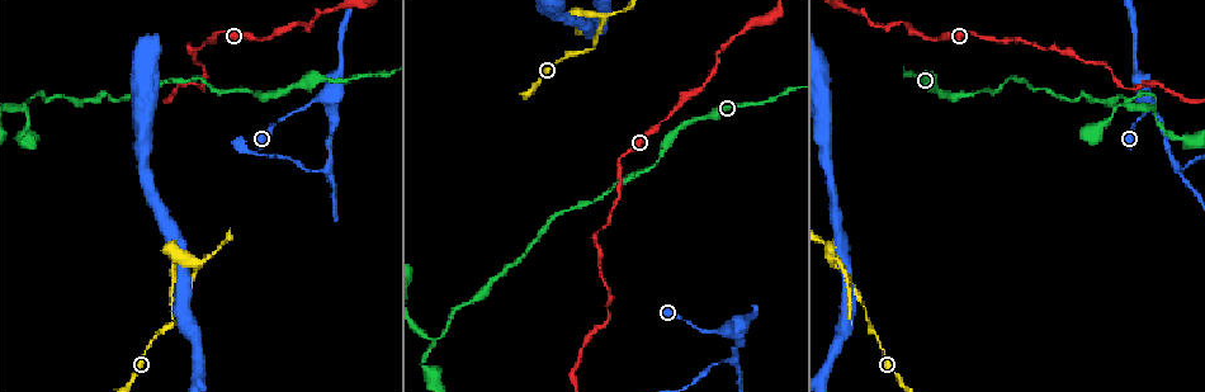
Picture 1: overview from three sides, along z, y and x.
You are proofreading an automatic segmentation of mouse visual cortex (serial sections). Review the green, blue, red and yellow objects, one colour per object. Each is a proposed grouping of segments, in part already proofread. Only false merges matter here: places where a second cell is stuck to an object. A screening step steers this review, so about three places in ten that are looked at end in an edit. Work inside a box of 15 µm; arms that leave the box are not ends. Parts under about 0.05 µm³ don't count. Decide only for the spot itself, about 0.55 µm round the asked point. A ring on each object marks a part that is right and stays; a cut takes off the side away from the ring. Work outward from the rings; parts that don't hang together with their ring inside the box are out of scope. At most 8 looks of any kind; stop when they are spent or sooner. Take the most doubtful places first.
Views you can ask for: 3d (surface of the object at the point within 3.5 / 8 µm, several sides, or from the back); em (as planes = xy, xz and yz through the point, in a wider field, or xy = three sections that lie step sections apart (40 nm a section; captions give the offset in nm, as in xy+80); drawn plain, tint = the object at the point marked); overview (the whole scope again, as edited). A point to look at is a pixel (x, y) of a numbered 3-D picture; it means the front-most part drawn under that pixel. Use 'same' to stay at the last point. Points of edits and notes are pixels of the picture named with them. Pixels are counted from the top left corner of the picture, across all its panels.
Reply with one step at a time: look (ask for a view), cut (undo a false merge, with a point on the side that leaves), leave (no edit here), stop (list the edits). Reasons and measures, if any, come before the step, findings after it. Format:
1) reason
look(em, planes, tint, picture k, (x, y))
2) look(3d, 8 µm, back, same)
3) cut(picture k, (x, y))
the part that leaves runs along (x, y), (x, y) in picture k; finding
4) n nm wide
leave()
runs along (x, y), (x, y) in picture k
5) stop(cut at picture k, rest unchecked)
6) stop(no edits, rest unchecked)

three arms meet
look(em, planes, tint, picture 1, (25, 104))

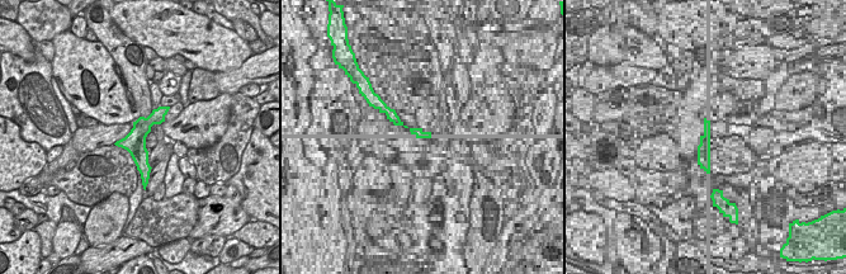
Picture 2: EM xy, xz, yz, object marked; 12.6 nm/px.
look(3d, 3.5 µm, same)

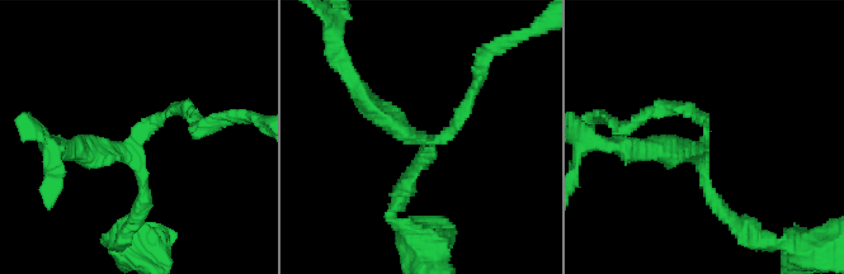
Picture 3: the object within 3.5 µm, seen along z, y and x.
arms of 150, 200, 250 nm
leave()
runs along (164, 109), (140, 132), (146, 174) in picture 2; all the same cell

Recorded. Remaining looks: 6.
three-way junction
look(3d, 3.5 µm, picture 1, (1149, 97))

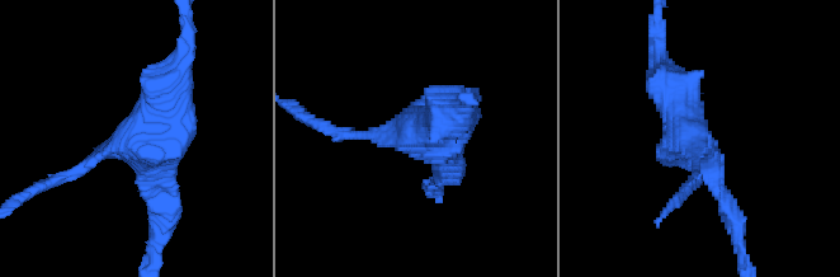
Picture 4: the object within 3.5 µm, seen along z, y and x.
look(em, planes, tint, picture 4, (133, 144))

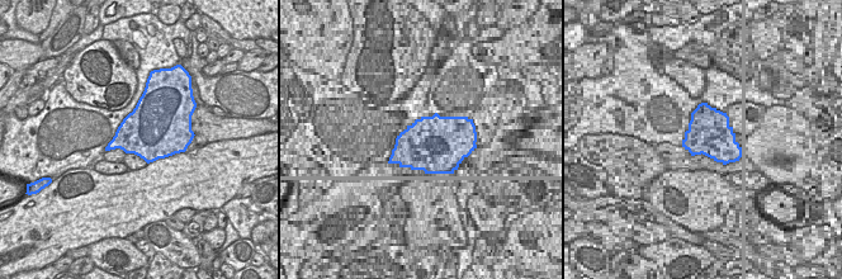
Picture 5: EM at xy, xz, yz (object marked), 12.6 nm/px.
leave()
runs along (60, 178), (133, 142), (177, 76) in picture 4; continuous, no second cell

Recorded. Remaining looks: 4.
three-way junction
look(3d, 8 µm, picture 1, (836, 267))

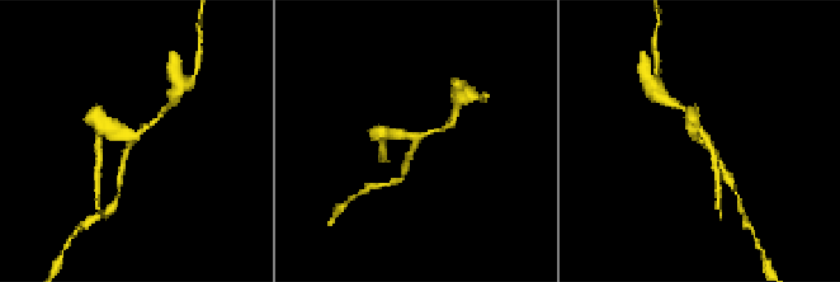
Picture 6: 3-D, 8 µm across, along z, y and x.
look(3d, 3.5 µm, picture 6, (701, 143))

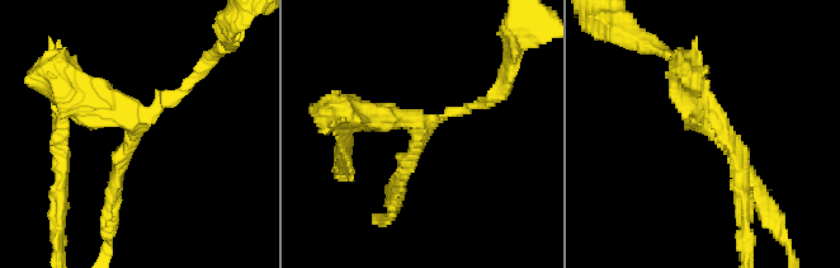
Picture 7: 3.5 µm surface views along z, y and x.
3 arms; arms of 100, 150, 300 nm
leave()
runs along (761, 189), (695, 120), (687, 93) in picture 7; continuous, no second cell

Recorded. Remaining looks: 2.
look(3d, 8 µm, picture 1, (733, 361))

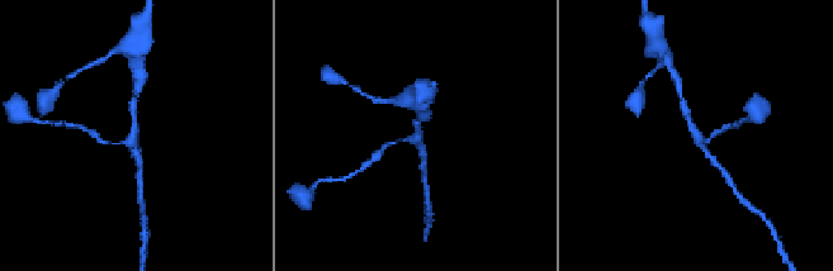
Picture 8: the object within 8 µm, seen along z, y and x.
3 arms; arms of 150, 200, 200 nm; need the tissue
look(em, xy, step 3, tint, picture 8, (127, 139))

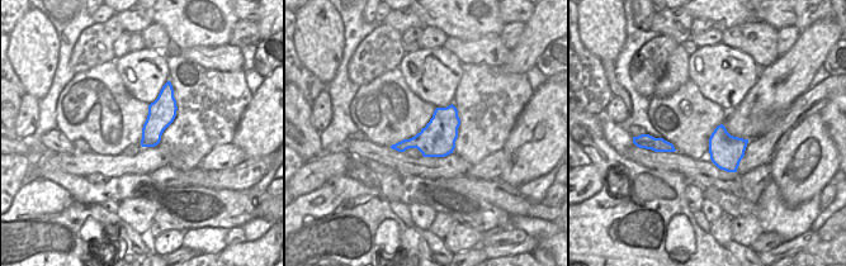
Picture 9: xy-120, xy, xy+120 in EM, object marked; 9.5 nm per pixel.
340 nm wide
leave()
runs along (417, 124), (416, 137), (388, 143), (382, 152) in picture 8; all the same cell

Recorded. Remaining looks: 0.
stop(no edits, rest unchecked)

